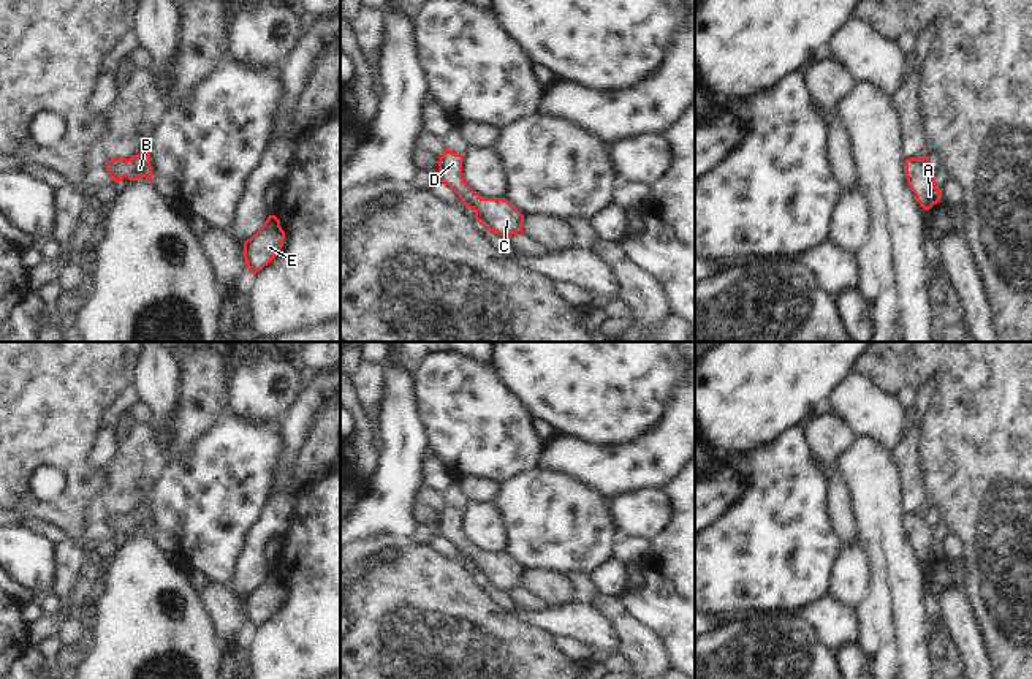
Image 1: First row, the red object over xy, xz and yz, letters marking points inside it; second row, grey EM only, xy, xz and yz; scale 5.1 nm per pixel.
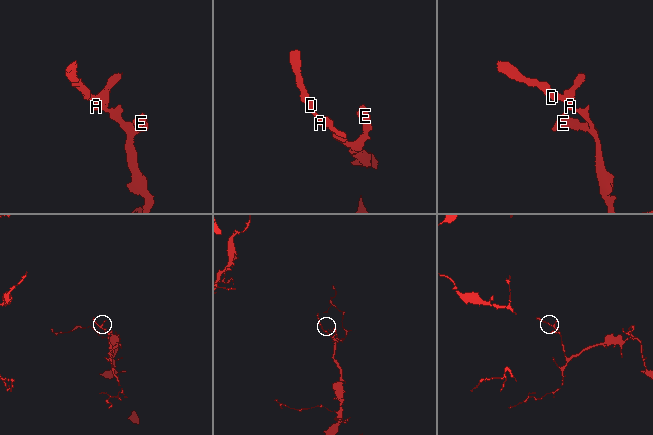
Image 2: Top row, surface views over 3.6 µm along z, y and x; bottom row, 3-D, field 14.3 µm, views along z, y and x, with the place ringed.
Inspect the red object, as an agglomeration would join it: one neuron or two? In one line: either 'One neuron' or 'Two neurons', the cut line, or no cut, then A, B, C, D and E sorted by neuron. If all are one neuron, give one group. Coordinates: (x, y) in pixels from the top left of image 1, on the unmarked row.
One neuron. No split. Groups: A B C D E.

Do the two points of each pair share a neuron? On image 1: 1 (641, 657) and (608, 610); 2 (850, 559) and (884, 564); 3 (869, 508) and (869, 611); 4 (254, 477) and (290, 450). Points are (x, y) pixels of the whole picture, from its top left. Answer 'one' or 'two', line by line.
1: one
2: two
3: one
4: two

